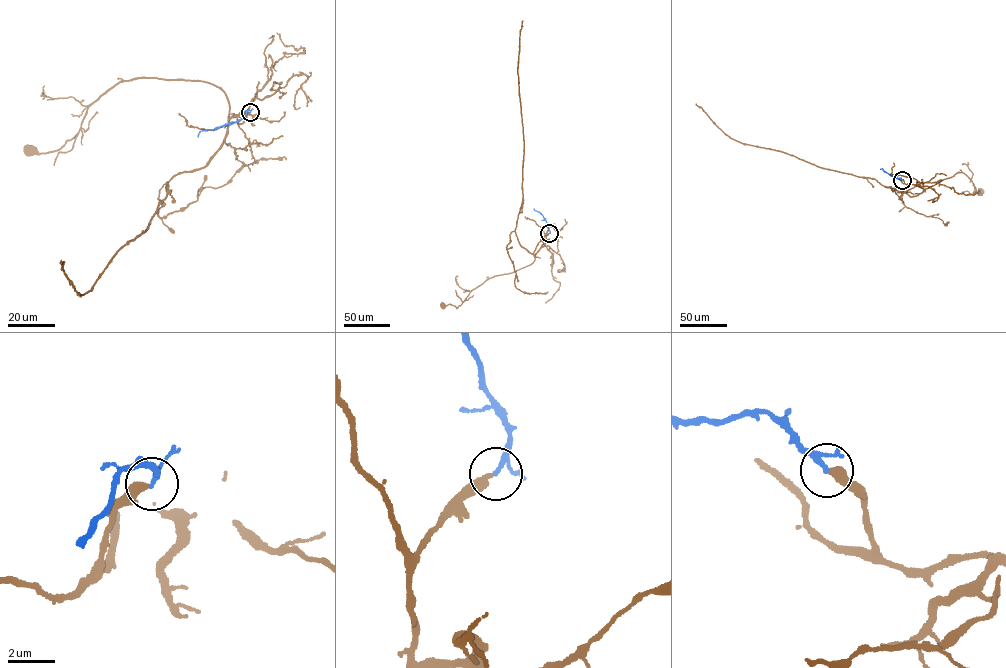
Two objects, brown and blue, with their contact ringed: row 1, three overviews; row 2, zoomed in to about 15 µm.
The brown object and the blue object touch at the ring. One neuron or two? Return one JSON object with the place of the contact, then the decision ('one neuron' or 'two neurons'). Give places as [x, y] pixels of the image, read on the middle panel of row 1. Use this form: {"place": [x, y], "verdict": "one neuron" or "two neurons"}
{"place": [549, 233], "verdict": "one neuron"}

